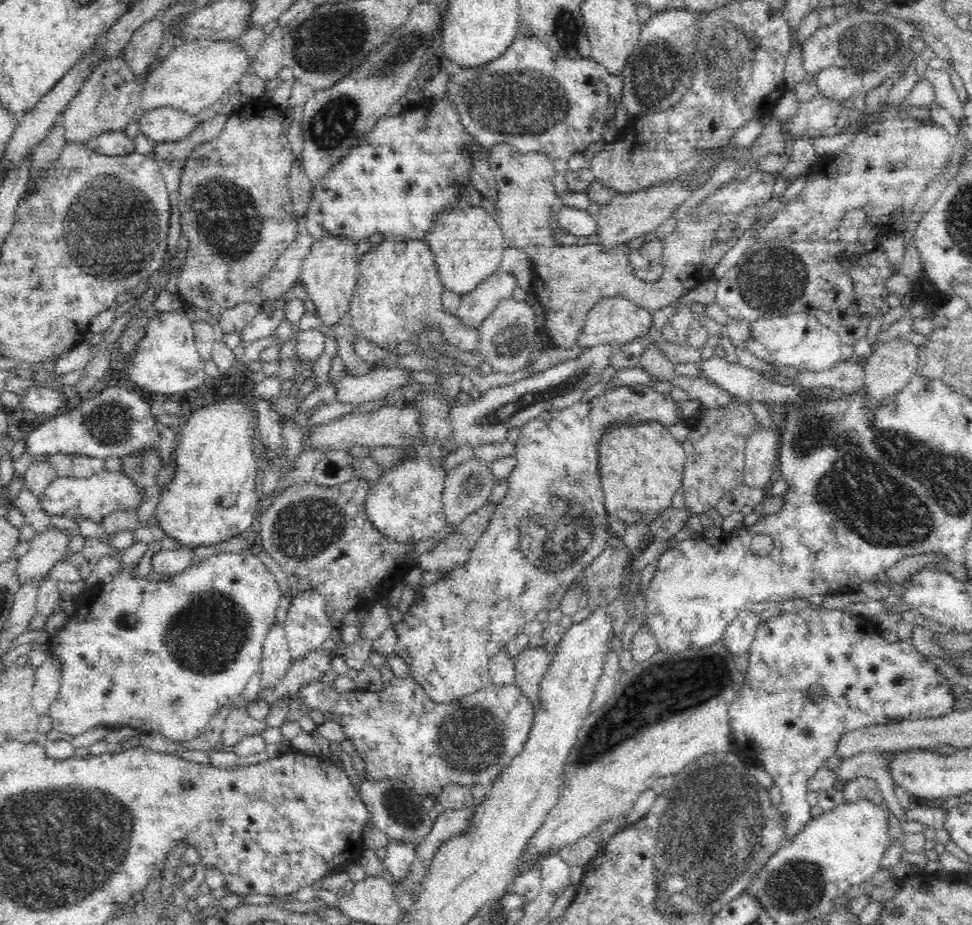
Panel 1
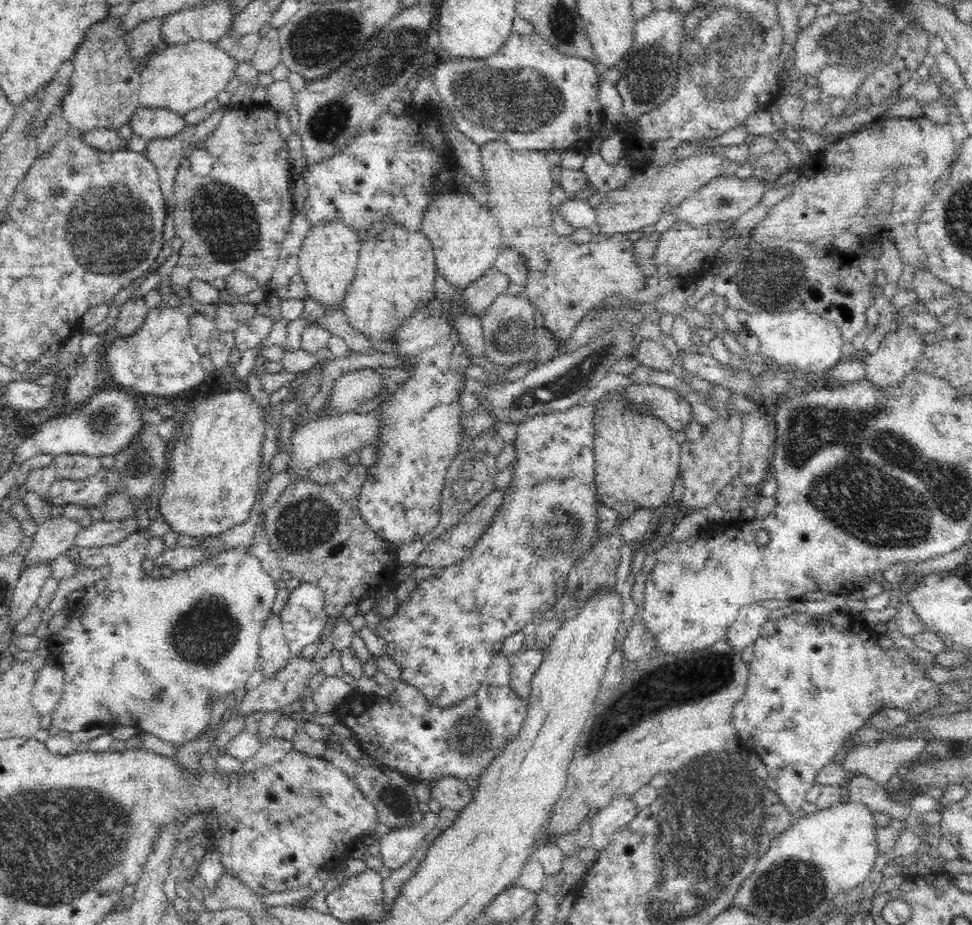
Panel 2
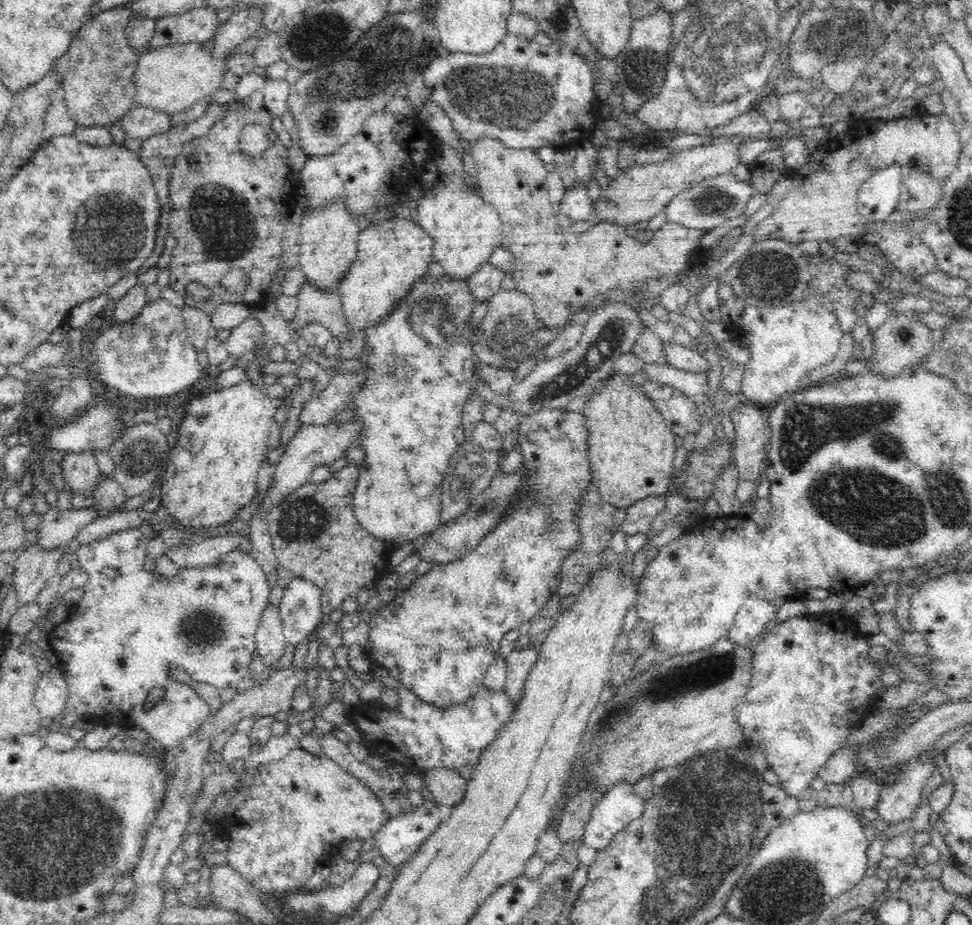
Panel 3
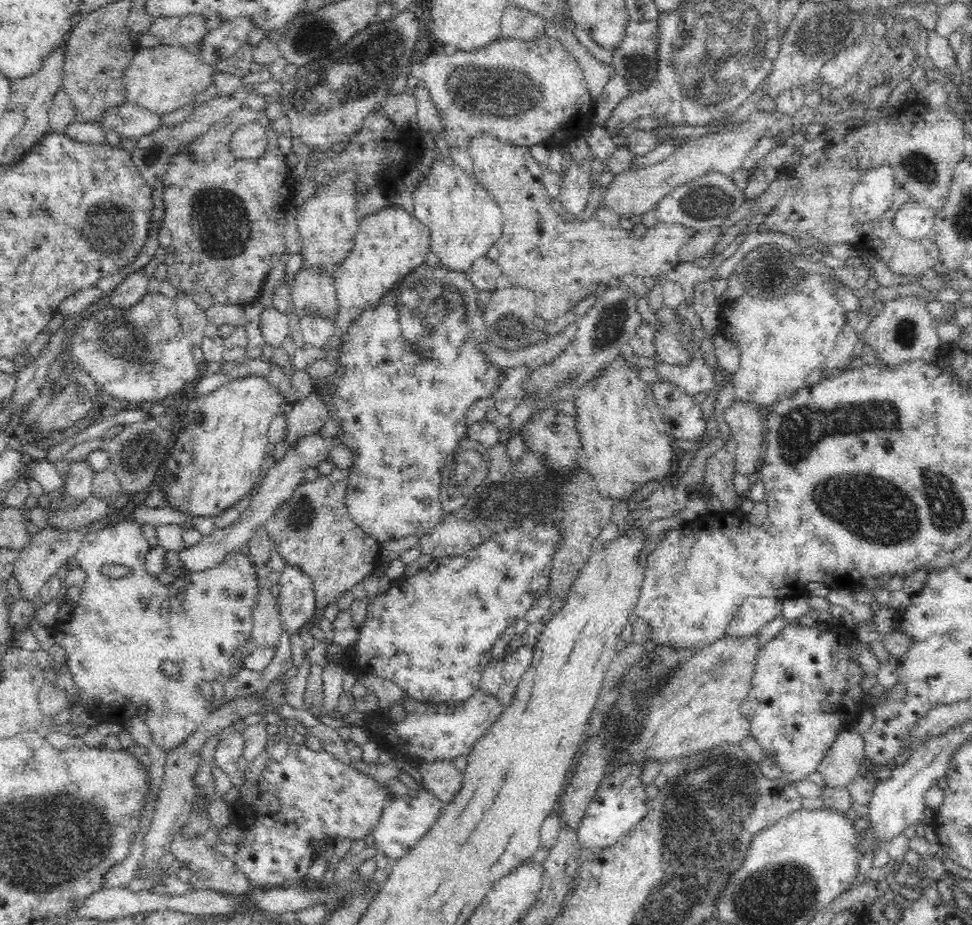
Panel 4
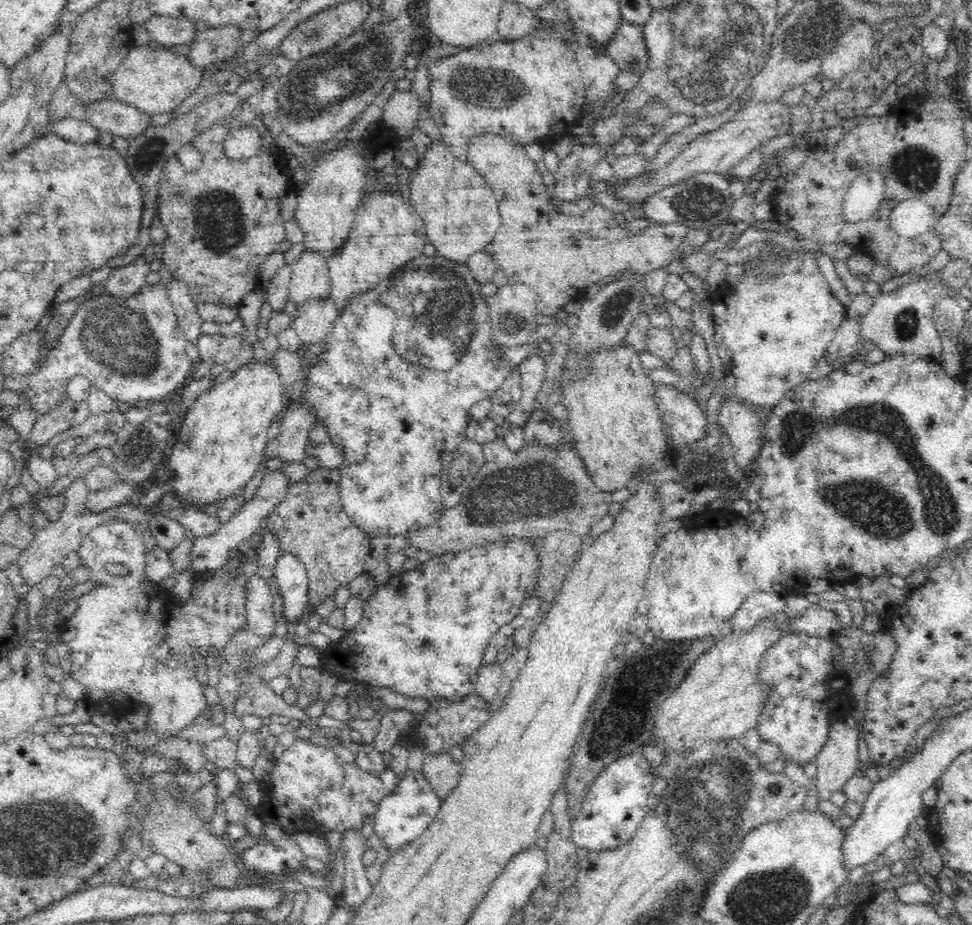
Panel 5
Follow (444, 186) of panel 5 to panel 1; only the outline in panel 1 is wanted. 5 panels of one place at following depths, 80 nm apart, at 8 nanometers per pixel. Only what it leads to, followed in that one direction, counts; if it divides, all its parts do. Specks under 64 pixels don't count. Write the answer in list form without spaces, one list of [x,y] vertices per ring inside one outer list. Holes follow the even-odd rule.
[[[458,201],[451,209],[435,214],[434,226],[423,238],[435,258],[443,286],[460,296],[474,290],[500,266],[507,242],[499,224],[490,213],[467,201]]]

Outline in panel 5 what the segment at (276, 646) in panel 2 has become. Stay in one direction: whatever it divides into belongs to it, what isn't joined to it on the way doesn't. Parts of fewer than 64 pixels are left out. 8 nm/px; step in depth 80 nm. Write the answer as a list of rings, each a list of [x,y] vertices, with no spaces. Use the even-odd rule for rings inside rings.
[[[252,576],[246,584],[246,627],[258,636],[272,635],[276,618],[272,611],[273,595],[264,578]]]

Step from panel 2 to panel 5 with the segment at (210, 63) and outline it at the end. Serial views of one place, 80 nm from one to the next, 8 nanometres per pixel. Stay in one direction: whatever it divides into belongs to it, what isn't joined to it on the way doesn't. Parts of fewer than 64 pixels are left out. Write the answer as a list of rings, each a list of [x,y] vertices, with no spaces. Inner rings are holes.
[[[159,46],[157,48],[134,47],[126,60],[120,64],[116,72],[108,74],[108,81],[112,83],[112,97],[138,108],[150,116],[172,113],[194,90],[199,88],[204,78],[204,67],[192,65],[188,56],[179,56]]]

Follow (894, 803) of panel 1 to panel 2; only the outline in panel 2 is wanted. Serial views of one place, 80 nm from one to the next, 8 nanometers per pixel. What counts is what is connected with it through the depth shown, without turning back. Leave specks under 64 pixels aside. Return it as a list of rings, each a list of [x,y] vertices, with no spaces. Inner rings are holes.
[[[922,733],[911,737],[888,739],[872,746],[858,746],[846,755],[844,769],[849,776],[870,777],[884,787],[888,796],[892,796],[887,787],[888,780],[897,774],[902,764],[919,760],[930,741],[930,737]]]

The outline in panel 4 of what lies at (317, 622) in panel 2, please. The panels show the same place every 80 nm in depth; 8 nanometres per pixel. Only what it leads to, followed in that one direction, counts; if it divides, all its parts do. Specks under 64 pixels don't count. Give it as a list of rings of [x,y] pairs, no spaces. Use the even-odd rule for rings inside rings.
[[[285,564],[278,583],[278,611],[282,626],[290,635],[299,633],[304,624],[313,620],[316,596],[313,581],[292,564]]]

